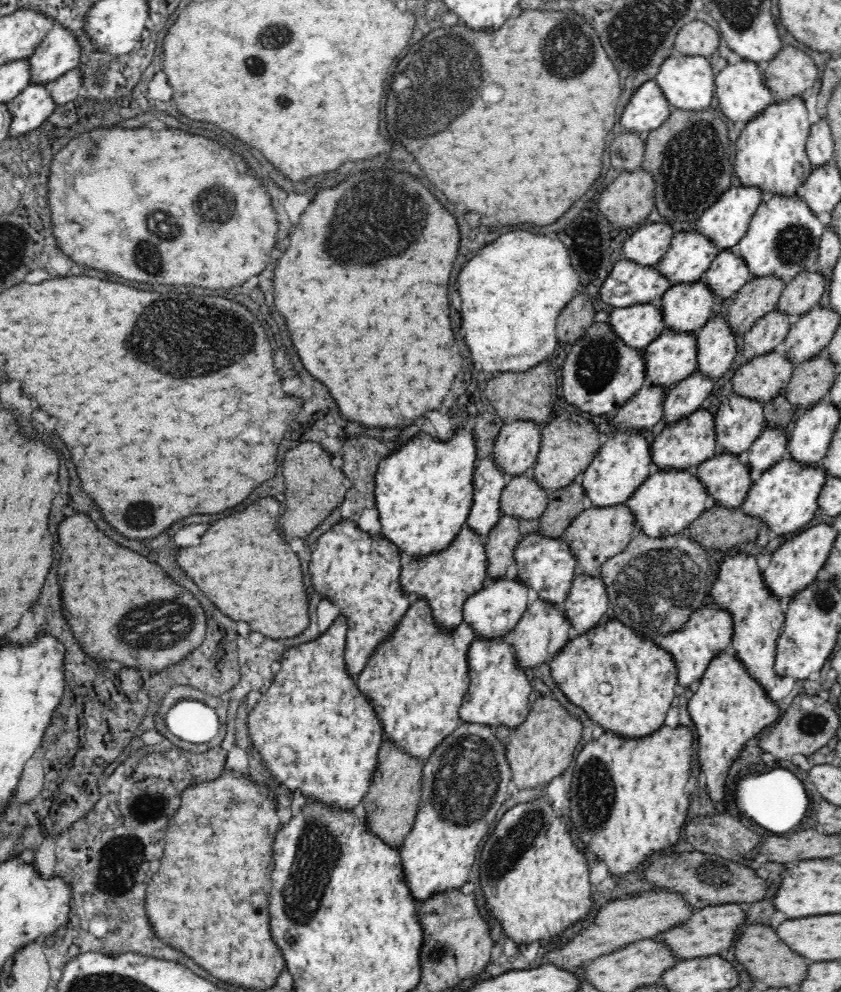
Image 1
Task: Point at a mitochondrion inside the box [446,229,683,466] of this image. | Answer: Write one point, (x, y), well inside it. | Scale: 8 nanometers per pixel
(596, 357)

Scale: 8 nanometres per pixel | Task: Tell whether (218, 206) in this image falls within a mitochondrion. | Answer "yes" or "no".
yes

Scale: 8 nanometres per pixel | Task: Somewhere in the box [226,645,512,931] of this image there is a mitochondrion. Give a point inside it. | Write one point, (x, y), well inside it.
(467, 782)

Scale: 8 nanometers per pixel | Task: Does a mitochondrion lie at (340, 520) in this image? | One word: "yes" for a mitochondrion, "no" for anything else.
no

